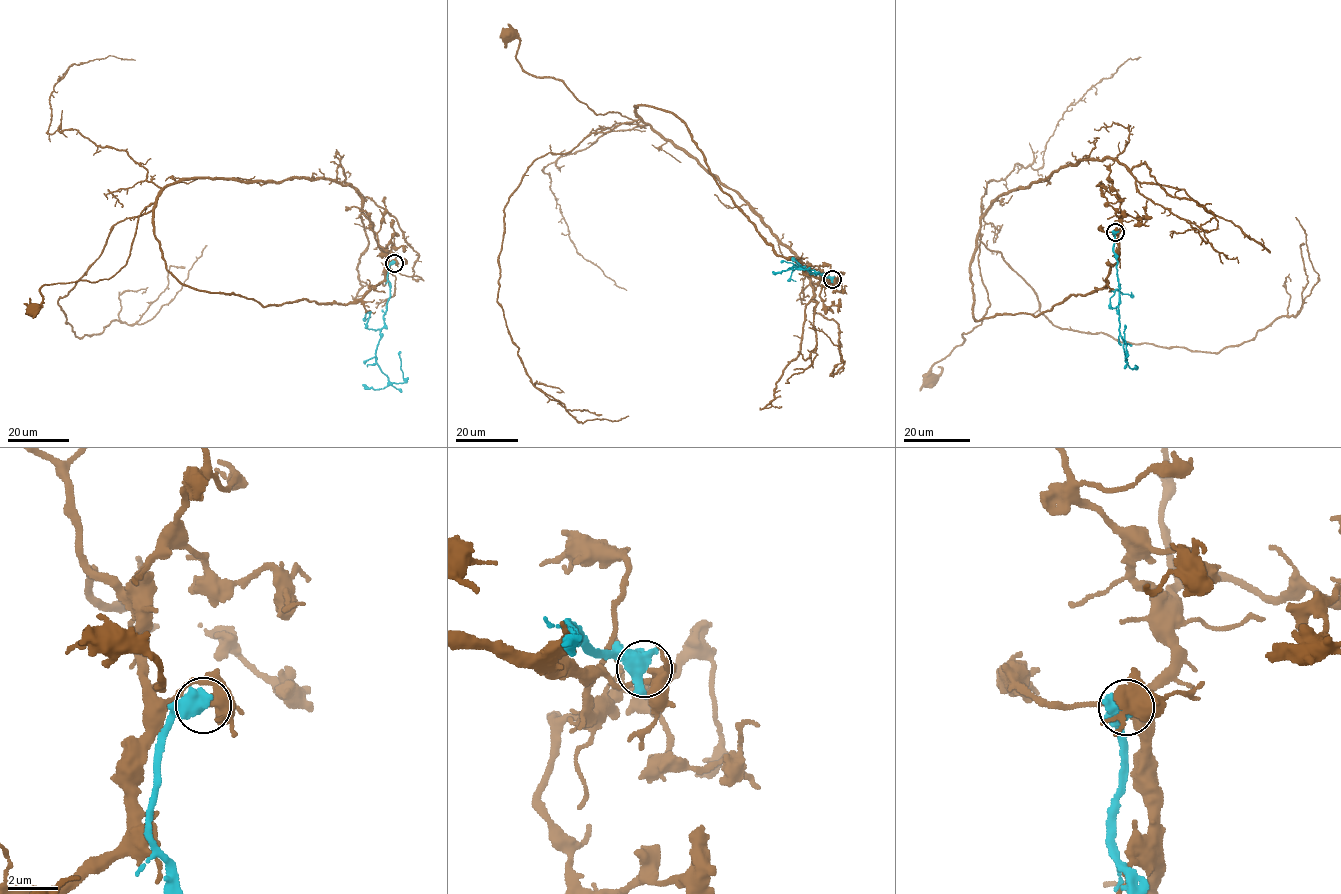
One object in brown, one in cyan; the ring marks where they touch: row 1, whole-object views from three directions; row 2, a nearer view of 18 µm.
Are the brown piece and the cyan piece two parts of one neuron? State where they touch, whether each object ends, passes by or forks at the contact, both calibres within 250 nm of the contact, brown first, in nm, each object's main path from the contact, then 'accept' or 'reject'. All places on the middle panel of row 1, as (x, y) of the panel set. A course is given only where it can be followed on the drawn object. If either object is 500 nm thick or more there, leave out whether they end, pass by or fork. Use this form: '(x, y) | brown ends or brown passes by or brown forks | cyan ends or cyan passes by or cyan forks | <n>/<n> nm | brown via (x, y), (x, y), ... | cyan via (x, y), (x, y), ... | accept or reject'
(832, 279) | 400/800 nm | brown via (833, 279), (776, 253), (672, 113), (596, 114), (560, 80), (522, 68), (507, 35) | cyan via (832, 279), (793, 265), (793, 267), (813, 270), (816, 275) | reject

